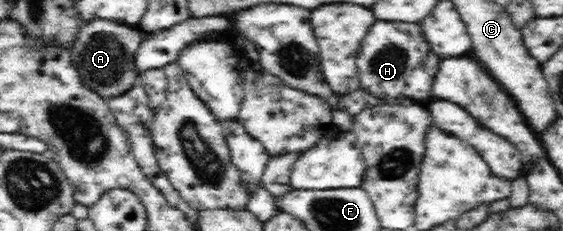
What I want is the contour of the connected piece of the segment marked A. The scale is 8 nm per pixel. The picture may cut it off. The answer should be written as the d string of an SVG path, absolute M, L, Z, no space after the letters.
M92 20L92 22L82 24L75 34L74 44L69 50L72 64L80 75L83 86L104 99L122 96L132 90L136 84L141 85L141 74L136 69L136 53L141 48L145 36L140 30L134 30L131 25L112 22L112 20Z

